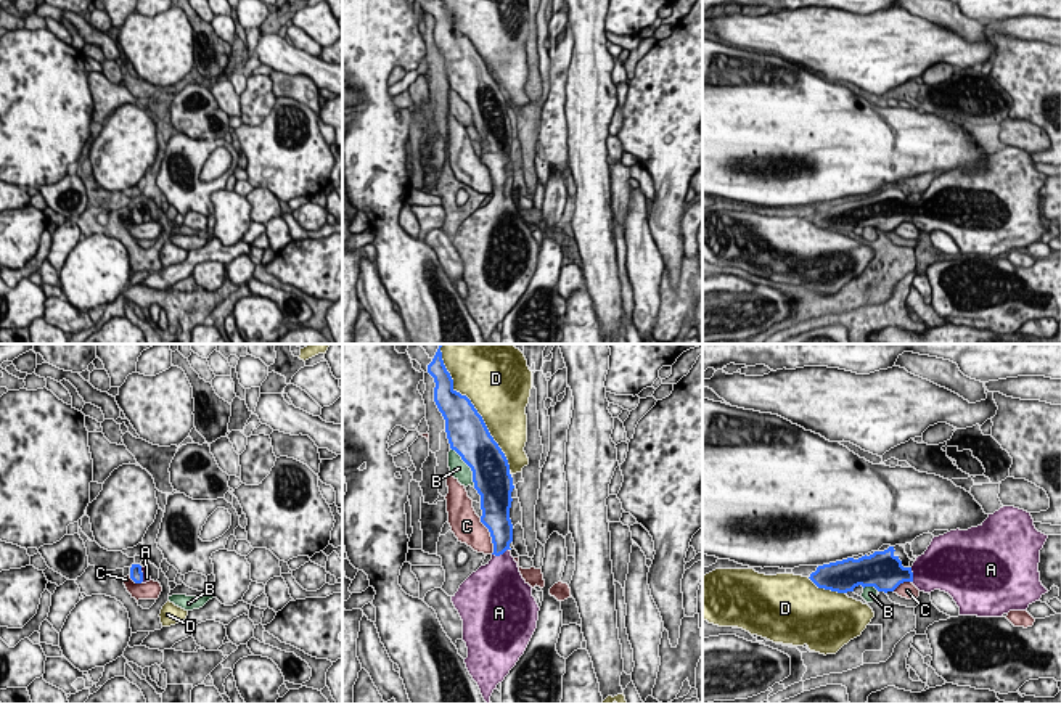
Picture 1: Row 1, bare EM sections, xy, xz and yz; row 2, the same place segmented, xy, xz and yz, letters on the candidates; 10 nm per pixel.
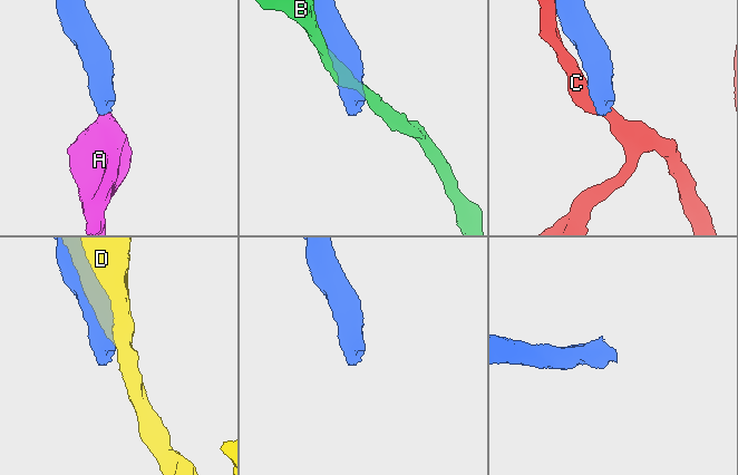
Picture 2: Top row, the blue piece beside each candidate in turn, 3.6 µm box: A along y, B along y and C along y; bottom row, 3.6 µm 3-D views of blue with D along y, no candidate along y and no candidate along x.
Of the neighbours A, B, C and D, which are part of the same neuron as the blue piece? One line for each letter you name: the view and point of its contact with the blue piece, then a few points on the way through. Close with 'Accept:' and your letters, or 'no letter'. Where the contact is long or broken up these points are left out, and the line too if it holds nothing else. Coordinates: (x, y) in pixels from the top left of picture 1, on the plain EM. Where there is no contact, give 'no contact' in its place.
A: meets blue in xz at (500, 193); runs through xz (500, 169), (500, 193), (500, 217)
Accept: A

